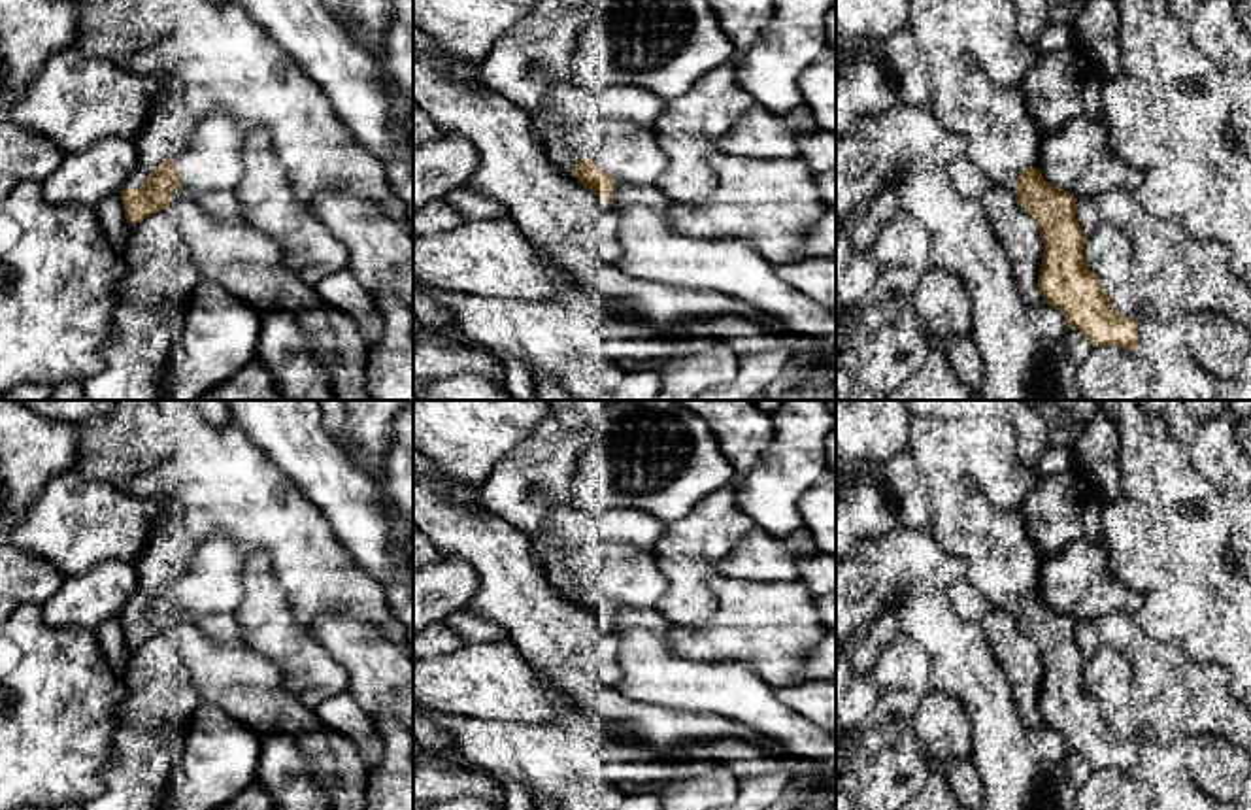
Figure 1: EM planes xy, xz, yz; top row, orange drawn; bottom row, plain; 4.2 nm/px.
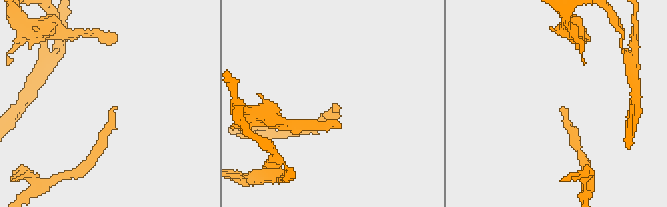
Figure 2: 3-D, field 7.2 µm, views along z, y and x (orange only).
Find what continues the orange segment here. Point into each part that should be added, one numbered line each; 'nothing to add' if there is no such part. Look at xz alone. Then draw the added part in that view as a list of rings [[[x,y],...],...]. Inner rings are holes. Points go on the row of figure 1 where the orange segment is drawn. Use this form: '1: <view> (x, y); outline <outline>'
1: xz (563, 142); outline [[[553,127],[547,134],[547,155],[568,168],[572,174],[579,162],[575,155],[579,147],[579,132],[575,127]]]

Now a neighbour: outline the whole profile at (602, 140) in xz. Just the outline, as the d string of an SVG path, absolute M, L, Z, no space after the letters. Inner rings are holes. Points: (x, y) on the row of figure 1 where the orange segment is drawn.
M596 113L575 128L579 160L587 159L598 164L617 183L651 187L668 166L653 127Z

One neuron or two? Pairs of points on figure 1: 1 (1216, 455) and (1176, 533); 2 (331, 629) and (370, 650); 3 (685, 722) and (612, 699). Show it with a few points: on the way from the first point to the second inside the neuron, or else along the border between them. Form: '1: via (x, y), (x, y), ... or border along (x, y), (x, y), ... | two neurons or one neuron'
1: border along (1185, 454), (1223, 495) | two neurons
2: via (340, 635), (361, 648) | one neuron
3: via (667, 722), (638, 722), (631, 716) | one neuron

